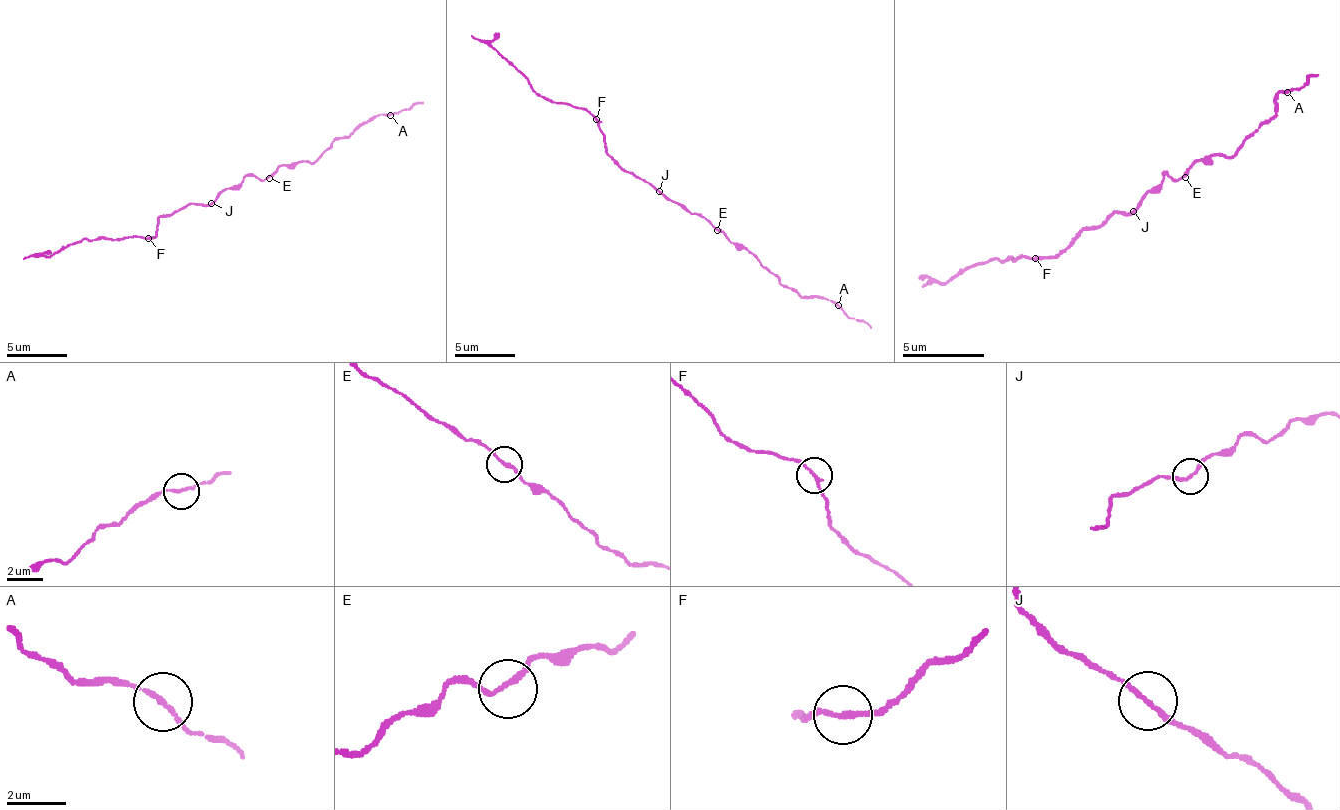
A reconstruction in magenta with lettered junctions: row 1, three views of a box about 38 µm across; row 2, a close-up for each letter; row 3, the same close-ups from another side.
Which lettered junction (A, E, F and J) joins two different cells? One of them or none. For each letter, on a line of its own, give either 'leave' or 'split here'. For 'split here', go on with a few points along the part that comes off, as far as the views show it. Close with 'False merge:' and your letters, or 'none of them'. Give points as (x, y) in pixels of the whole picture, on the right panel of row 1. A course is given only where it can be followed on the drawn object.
A: leave
E: leave
F: leave
J: leave
False merge: none of them

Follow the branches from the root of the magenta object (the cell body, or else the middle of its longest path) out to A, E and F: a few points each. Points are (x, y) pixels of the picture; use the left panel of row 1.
A: (218, 196), (248, 175), (269, 178), (281, 166), (312, 163), (336, 139), (345, 139), (378, 115), (390, 115)
E: (218, 196), (230, 187), (236, 187), (248, 175), (269, 178)
F: (218, 196), (206, 205), (185, 205), (173, 214), (164, 214), (158, 221), (158, 230), (149, 239)

